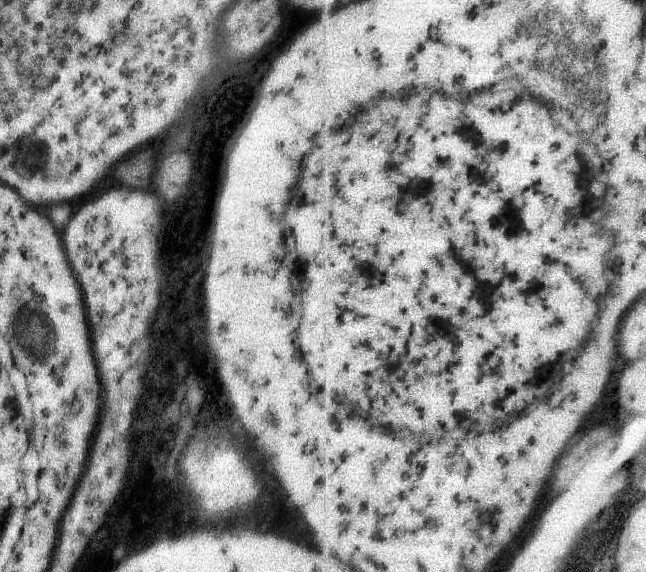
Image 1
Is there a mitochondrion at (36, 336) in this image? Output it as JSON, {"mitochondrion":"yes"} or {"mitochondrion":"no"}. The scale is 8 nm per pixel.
{"mitochondrion":"yes"}

